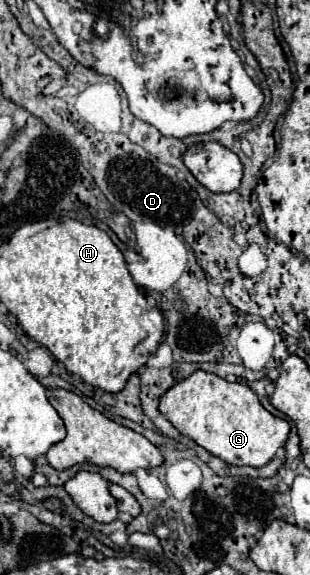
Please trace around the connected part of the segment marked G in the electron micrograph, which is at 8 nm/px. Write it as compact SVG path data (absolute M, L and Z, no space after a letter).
M196 370L186 380L172 386L172 390L160 398L160 412L180 434L232 466L260 468L268 464L290 434L290 424L270 414L246 384L228 382L204 370Z

